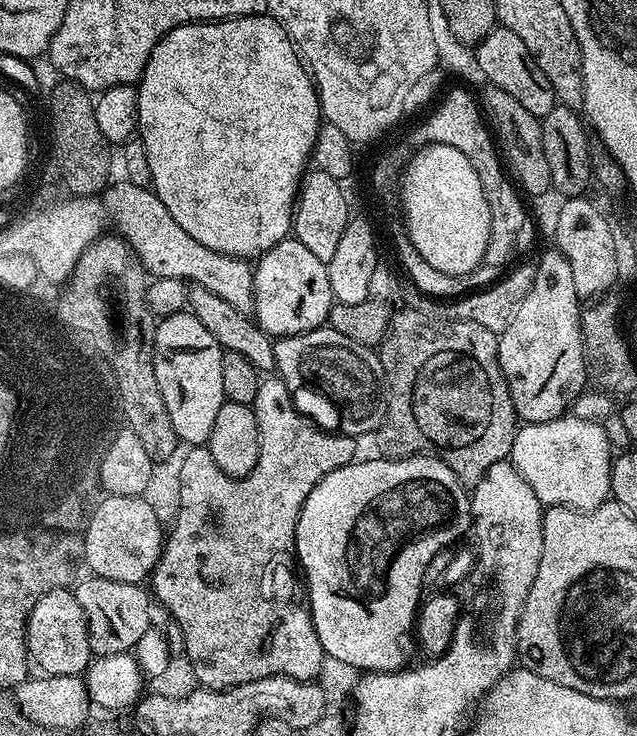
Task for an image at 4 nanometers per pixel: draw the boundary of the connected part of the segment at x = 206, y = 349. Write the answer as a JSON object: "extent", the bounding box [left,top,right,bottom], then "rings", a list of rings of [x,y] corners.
{"extent":[152,311,226,446],"rings":[[[191,311],[175,312],[163,317],[156,325],[156,337],[152,343],[152,365],[154,366],[154,378],[158,378],[158,390],[162,390],[162,402],[166,402],[166,414],[170,414],[170,422],[174,426],[174,434],[177,441],[188,446],[207,445],[210,438],[210,430],[214,430],[214,418],[218,418],[218,410],[226,402],[222,390],[222,358],[224,349],[198,322],[198,318]]]}

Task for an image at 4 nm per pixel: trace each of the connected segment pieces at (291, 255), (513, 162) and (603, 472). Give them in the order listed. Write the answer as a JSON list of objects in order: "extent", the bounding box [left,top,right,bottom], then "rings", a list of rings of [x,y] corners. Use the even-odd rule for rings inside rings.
[{"extent":[252,238,333,336],"rings":[[[295,238],[278,242],[255,261],[252,312],[256,323],[269,336],[293,336],[325,327],[333,303],[327,263],[314,258]]]},{"extent":[482,86,553,197],"rings":[[[491,86],[484,89],[486,90],[484,98],[482,97],[482,112],[511,179],[515,181],[525,197],[551,193],[553,187],[550,166],[546,163],[546,150],[542,150],[541,117],[530,114],[530,110],[526,110],[526,106],[518,102],[518,98],[510,98],[506,90]]]},{"extent":[510,414,614,512],"rings":[[[565,414],[550,422],[524,424],[514,438],[510,459],[518,474],[522,474],[526,482],[530,482],[530,490],[538,494],[541,505],[563,506],[574,508],[577,512],[589,512],[609,499],[612,490],[614,449],[600,422],[583,420],[575,414]]]}]

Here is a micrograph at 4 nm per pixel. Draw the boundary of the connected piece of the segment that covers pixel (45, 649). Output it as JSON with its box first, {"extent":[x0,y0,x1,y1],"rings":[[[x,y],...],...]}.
{"extent":[28,587,94,676],"rings":[[[71,587],[55,588],[32,607],[28,616],[28,658],[36,664],[45,676],[74,675],[79,676],[88,670],[94,657],[90,650],[88,637],[88,619],[84,616],[82,606],[78,606],[78,598]]]}

